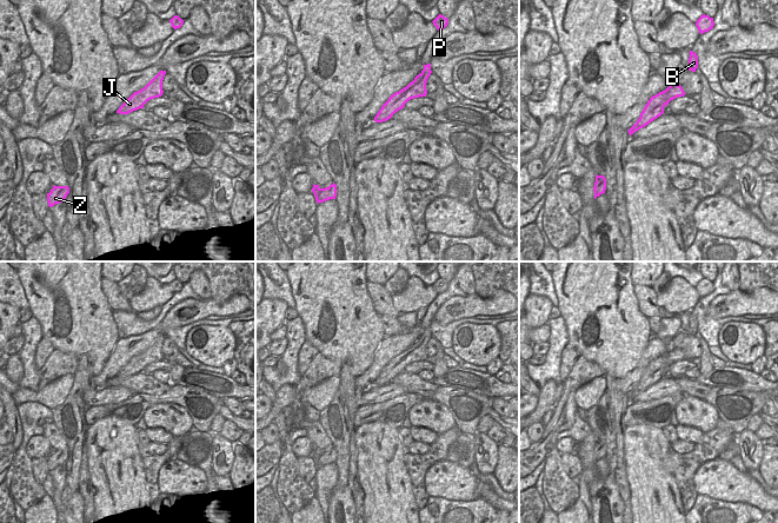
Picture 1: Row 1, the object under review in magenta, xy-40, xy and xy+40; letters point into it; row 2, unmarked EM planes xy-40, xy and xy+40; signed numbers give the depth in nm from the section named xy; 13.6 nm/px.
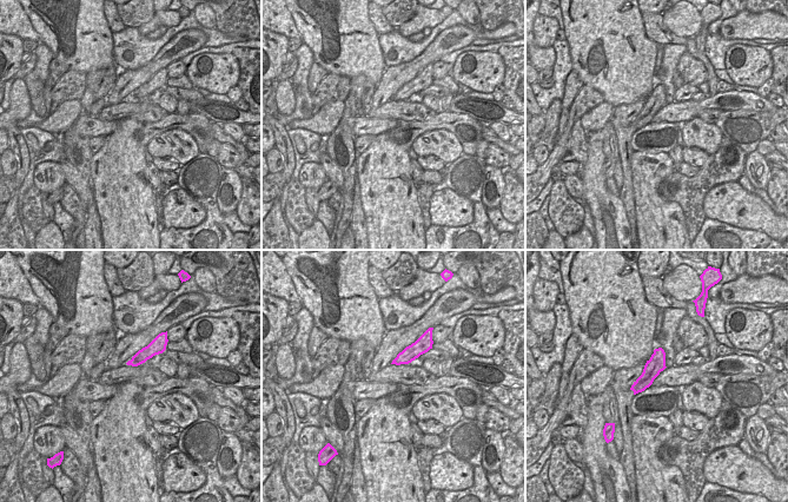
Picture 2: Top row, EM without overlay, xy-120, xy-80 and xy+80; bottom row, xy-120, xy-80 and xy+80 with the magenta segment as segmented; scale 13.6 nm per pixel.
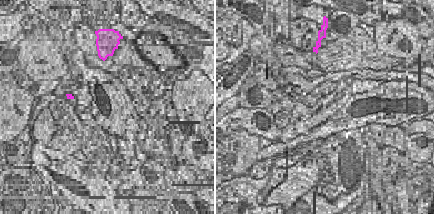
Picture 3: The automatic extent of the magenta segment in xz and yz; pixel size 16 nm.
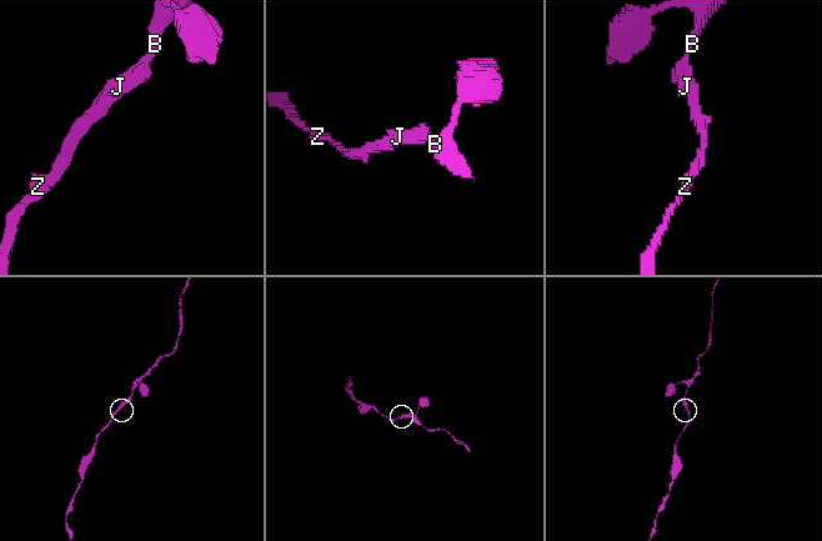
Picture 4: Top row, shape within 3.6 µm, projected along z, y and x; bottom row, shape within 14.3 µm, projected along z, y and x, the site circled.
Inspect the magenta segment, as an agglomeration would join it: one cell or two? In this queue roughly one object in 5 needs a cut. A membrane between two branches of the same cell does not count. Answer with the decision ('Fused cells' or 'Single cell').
Single cell.

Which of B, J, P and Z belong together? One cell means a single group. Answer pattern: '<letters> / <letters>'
B J P Z

